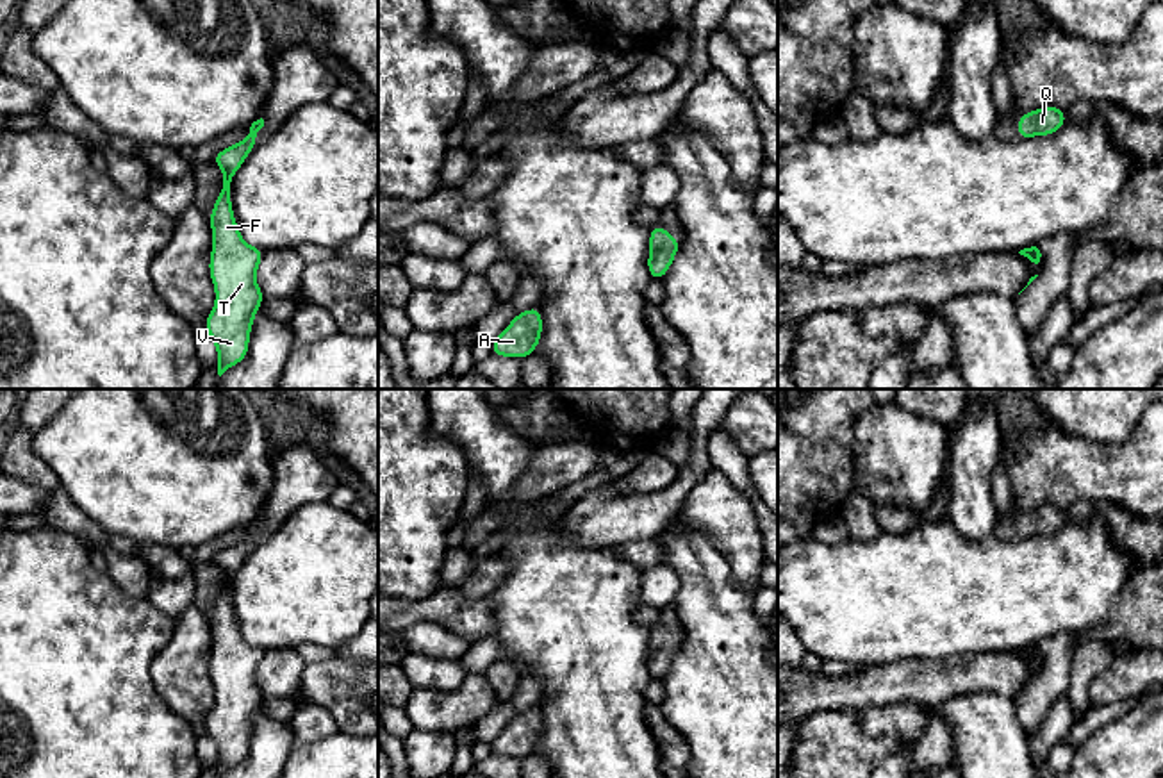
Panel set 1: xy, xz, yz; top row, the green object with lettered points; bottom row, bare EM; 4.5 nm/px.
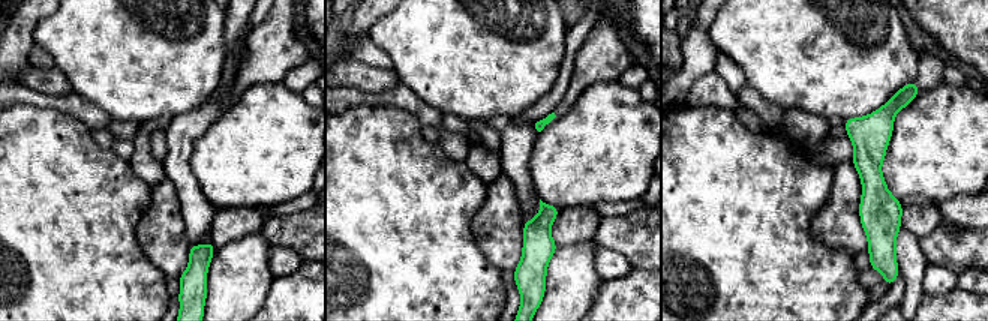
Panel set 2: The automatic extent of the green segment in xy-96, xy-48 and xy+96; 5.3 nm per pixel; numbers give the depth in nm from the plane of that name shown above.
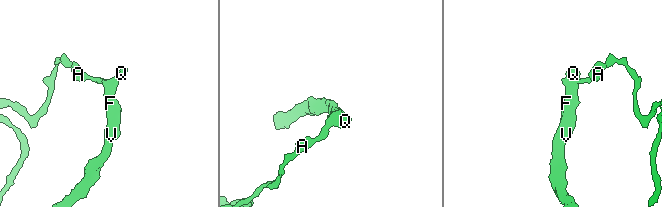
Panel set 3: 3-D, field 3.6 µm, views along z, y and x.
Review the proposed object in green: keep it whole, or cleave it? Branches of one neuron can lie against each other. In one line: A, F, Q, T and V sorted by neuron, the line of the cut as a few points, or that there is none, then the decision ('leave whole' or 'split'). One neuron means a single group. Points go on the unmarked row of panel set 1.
A F Q T V; no cut; leave whole

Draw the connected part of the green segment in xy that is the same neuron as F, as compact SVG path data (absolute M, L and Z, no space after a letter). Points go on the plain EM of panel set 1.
M264 519L250 526L250 534L212 557L223 571L223 585L209 614L212 628L212 651L209 673L214 683L216 703L205 717L207 735L218 748L218 774L239 764L248 755L253 717L262 705L264 694L257 685L257 667L264 651L243 641L230 601L234 573L259 541L257 532Z

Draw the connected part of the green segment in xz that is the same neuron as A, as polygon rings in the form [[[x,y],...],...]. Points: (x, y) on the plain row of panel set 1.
[[[539,707],[519,712],[508,726],[491,742],[492,755],[524,758],[535,753],[542,735]]]

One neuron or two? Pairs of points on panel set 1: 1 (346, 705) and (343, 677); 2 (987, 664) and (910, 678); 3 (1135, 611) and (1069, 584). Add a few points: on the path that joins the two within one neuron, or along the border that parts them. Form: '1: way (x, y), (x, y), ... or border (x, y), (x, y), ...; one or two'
1: way (346, 698), (343, 684); one
2: way (967, 675), (930, 678); one
3: border (1133, 575), (1112, 604), (1108, 618), (1083, 630); two

